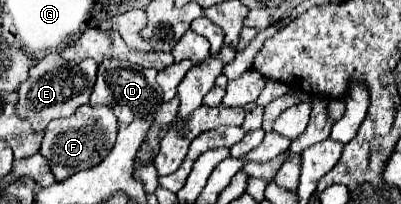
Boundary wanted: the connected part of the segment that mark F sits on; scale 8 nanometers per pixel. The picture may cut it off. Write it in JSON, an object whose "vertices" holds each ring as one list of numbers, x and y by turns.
{"vertices":[[81,105,77,113,73,113,71,117,63,117,47,125,41,141,41,155,49,161,55,179,63,181,73,173,89,169,99,161,103,161,107,153,113,149,115,135,117,135,117,117,109,107]]}

